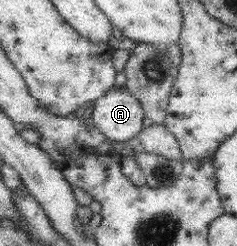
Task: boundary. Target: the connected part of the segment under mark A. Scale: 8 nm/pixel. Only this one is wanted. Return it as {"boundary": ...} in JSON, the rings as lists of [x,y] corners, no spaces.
{"boundary":[[[126,87],[112,88],[109,92],[106,92],[104,97],[97,99],[93,107],[91,113],[93,125],[111,140],[121,142],[133,140],[145,128],[144,117],[147,116],[142,108],[141,101],[134,97],[134,94],[131,94]]]}

